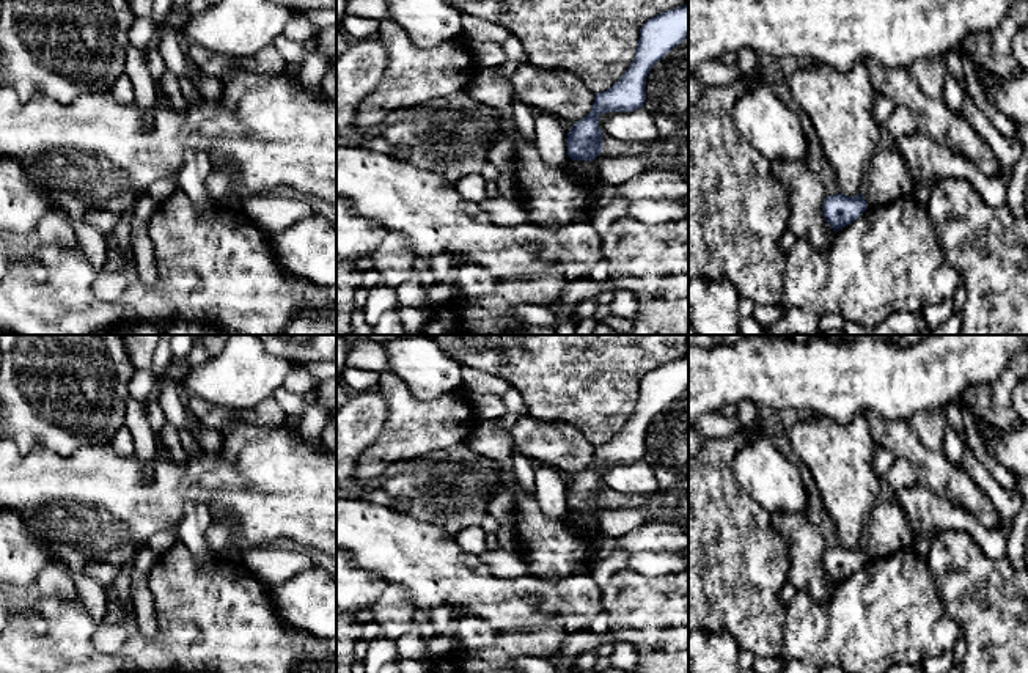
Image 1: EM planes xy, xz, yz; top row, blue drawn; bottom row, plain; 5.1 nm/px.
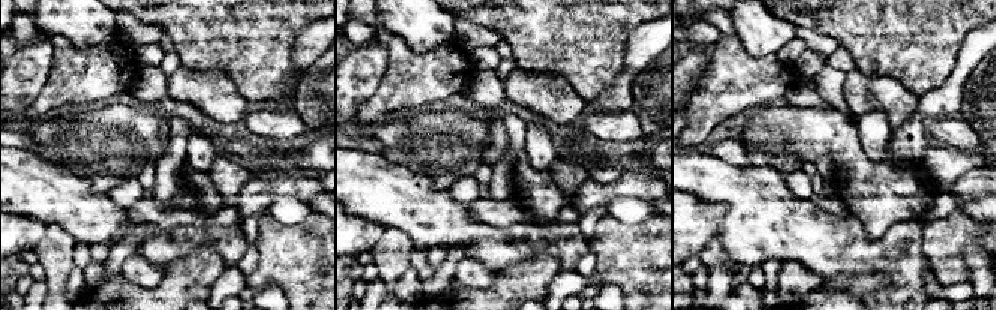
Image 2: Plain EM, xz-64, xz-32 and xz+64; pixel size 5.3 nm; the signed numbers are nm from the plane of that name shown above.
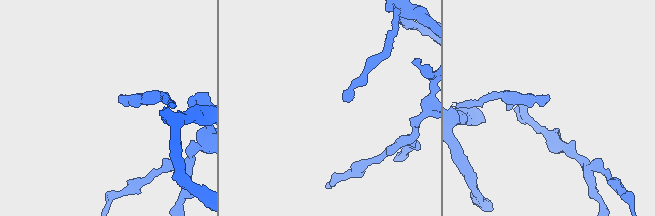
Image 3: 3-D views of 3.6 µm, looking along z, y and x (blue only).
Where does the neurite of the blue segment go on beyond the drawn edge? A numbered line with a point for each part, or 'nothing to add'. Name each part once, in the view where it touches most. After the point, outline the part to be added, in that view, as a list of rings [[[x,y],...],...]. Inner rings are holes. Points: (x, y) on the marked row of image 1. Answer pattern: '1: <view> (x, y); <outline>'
nothing to add

